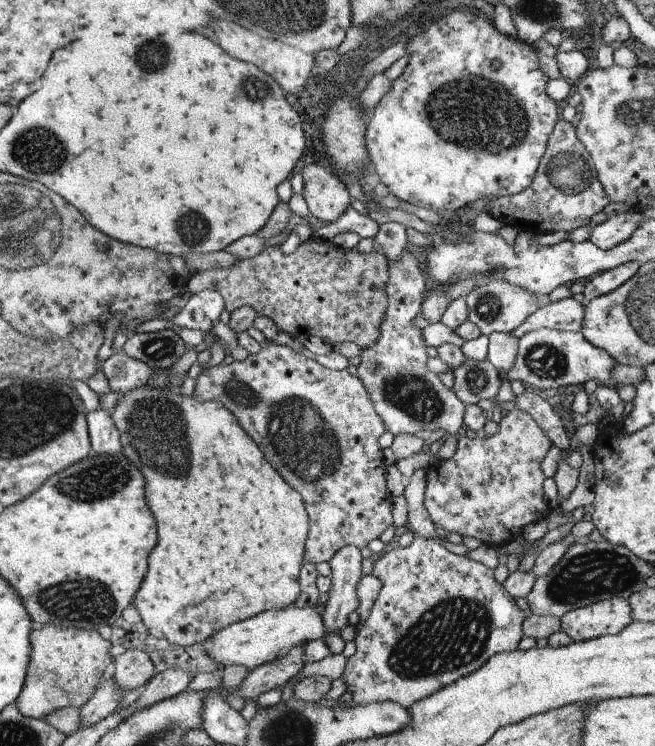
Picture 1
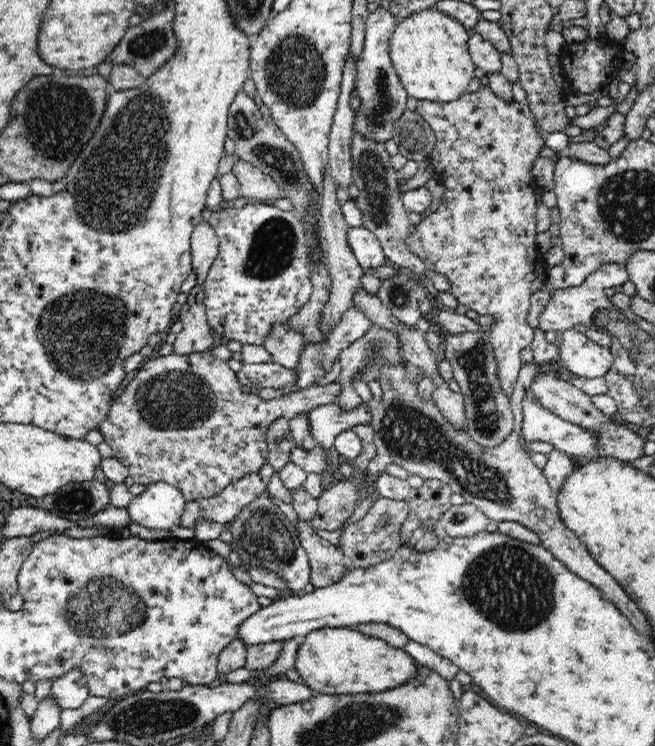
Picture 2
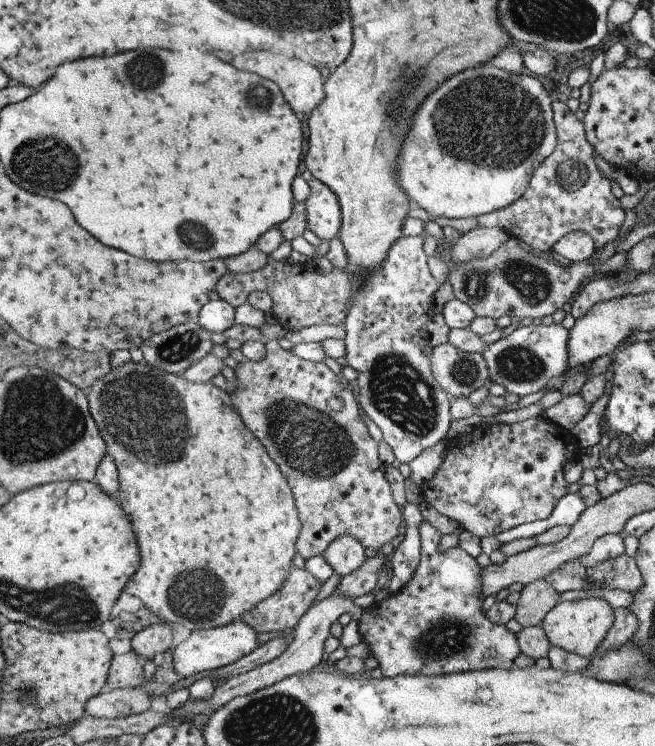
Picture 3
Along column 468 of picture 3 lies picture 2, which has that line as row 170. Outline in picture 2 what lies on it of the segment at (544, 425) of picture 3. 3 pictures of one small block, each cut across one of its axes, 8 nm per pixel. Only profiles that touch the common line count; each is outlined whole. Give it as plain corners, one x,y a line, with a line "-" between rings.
481,86
479,91
472,94
464,94
459,100
448,103
436,103
431,101
420,100
417,102
417,112
428,122
436,136
436,144
432,149
428,159
434,167
435,177
442,181
445,186
445,191
440,198
440,205
438,209
431,213
429,216
422,218
421,224
416,227
416,232
410,234
406,240
408,247
414,255
416,255
424,264
427,270
434,270
440,272
448,277
451,285
451,293
459,300
459,304
464,304
468,308
475,310
482,316
492,316
495,318
494,323
490,325
490,343
494,347
494,357
496,357
496,366
498,379
500,383
496,384
500,390
504,391
508,398
510,398
516,379
518,378
519,371
521,370
522,360
520,359
520,352
530,345
534,336
534,329
528,324
528,310
530,310
530,296
537,290
542,288
545,281
545,266
543,265
543,255
538,251
537,234
536,234
536,188
537,184
535,177
532,174
536,160
540,158
543,152
542,148
545,147
545,140
543,134
540,133
533,126
532,114
530,113
528,104
520,104
520,102
512,101
505,102
502,98
487,86

